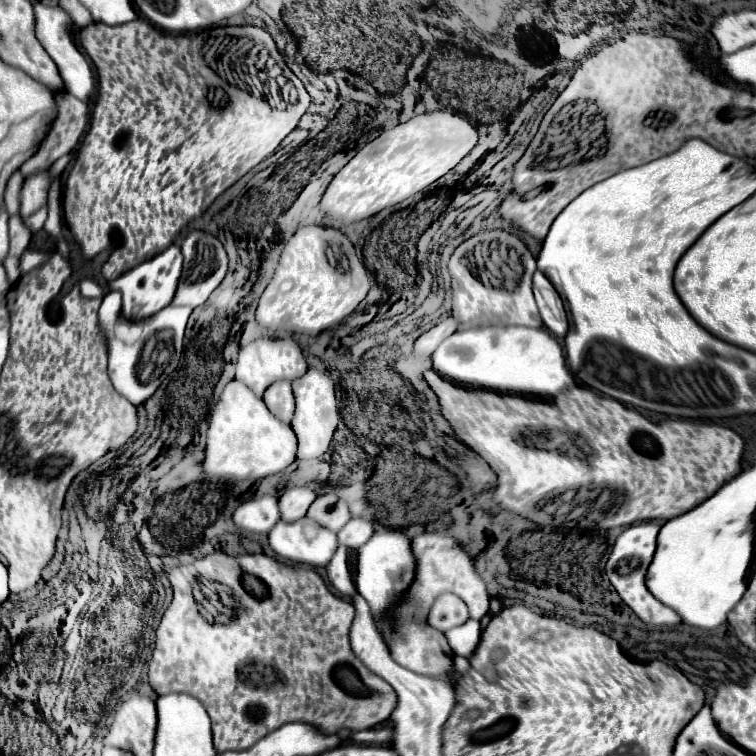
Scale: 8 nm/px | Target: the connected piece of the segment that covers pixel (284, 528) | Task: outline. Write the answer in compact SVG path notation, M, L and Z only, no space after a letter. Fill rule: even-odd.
M315 520L279 522L269 532L269 546L277 558L309 566L327 566L337 550L337 532L321 528Z

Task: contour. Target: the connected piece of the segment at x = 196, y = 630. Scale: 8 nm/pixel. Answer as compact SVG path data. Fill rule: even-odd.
M241 554L235 556L233 566L229 564L231 560L227 558L227 564L221 564L221 568L227 572L219 576L217 566L209 570L197 564L181 566L169 572L175 596L157 628L155 650L149 664L149 680L159 696L187 692L201 700L211 716L213 742L219 752L247 750L257 740L289 722L311 724L317 726L317 730L325 736L331 736L337 734L337 714L345 714L343 726L347 730L373 728L391 716L393 706L397 706L397 694L377 674L359 664L351 650L349 628L355 618L355 608L351 602L331 594L315 570L287 566L267 554ZM243 574L259 578L267 588L267 596L251 596L243 588ZM199 578L223 582L237 596L239 610L229 620L207 620L201 612L197 612L197 608L193 608L193 588Z

